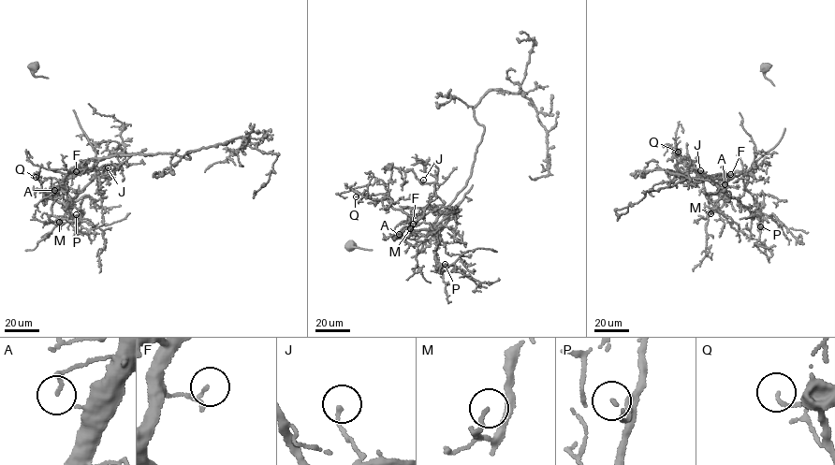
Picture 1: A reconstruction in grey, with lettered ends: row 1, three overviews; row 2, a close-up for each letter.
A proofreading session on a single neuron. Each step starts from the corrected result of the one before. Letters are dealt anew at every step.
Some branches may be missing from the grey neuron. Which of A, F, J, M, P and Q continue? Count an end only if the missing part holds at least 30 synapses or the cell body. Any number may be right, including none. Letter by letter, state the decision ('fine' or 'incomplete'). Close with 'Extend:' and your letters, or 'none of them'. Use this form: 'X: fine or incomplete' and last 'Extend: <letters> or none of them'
A: fine
F: fine
J: fine
M: incomplete
P: fine
Q: fine
Extend: M

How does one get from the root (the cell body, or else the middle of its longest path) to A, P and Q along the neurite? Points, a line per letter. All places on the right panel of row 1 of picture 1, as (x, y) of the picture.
A: (765, 66), (783, 133), (753, 169), (736, 170), (725, 184)
P: (765, 66), (763, 73), (774, 85), (784, 129), (777, 143), (756, 160), (746, 185), (760, 214), (760, 226)
Q: (765, 66), (784, 129), (753, 169), (728, 175), (724, 197), (710, 201), (702, 176), (678, 169), (678, 152)

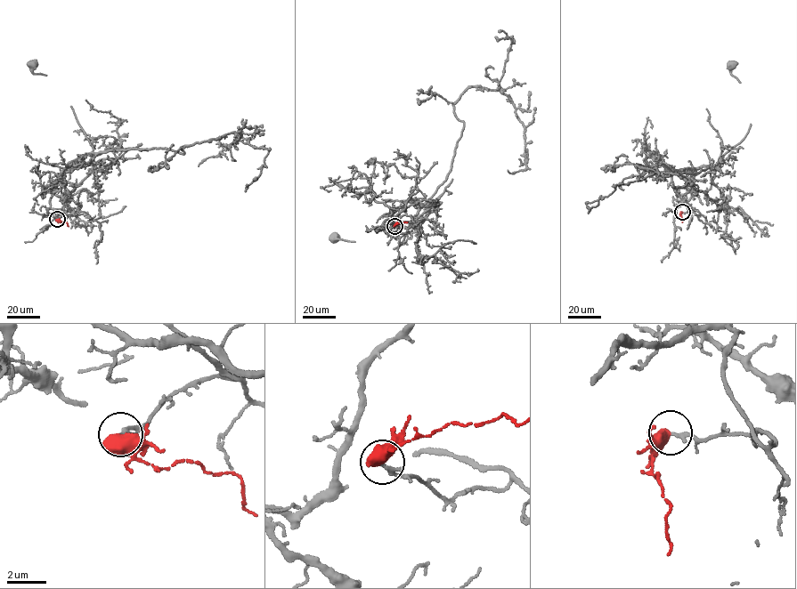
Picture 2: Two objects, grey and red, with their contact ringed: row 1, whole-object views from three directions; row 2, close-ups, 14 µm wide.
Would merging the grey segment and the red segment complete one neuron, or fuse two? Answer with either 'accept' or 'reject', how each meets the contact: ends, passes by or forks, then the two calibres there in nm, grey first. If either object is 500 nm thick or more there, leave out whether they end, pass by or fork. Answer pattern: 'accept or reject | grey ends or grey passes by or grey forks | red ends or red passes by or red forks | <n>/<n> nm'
accept | grey ends | red passes by | 240/480 nm

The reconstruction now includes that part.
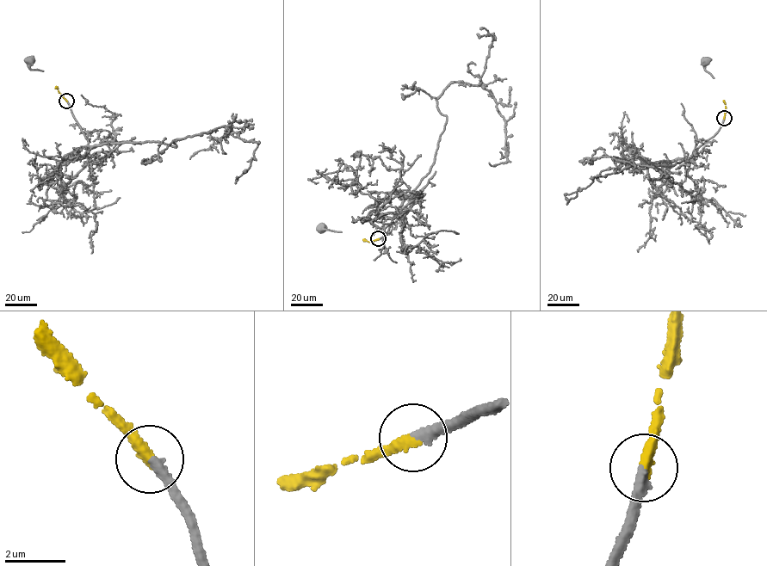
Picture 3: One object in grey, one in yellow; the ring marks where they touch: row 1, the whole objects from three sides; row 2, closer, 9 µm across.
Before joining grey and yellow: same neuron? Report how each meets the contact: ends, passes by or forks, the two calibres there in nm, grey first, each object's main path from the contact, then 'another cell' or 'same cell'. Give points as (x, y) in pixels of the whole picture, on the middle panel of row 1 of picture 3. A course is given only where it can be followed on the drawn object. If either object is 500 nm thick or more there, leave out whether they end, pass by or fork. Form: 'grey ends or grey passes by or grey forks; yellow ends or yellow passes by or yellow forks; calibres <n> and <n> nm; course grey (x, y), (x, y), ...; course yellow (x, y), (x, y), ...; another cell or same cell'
grey ends; yellow ends; calibres 340 and 360 nm; course grey (379, 238), (322, 227); course yellow (379, 238), (369, 242), (362, 239); same cell

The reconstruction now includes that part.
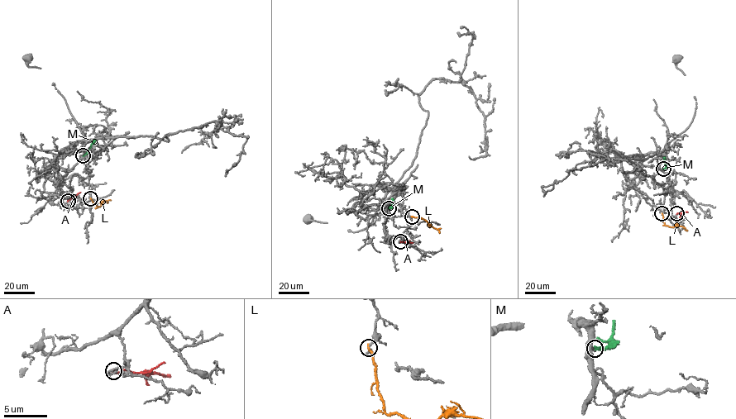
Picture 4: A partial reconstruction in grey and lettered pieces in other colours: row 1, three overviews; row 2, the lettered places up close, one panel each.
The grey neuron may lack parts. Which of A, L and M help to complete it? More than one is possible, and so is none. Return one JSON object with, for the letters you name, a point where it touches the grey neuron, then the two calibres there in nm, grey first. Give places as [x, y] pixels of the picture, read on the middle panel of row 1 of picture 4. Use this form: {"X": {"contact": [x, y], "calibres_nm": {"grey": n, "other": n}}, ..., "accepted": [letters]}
{"accepted": []}

